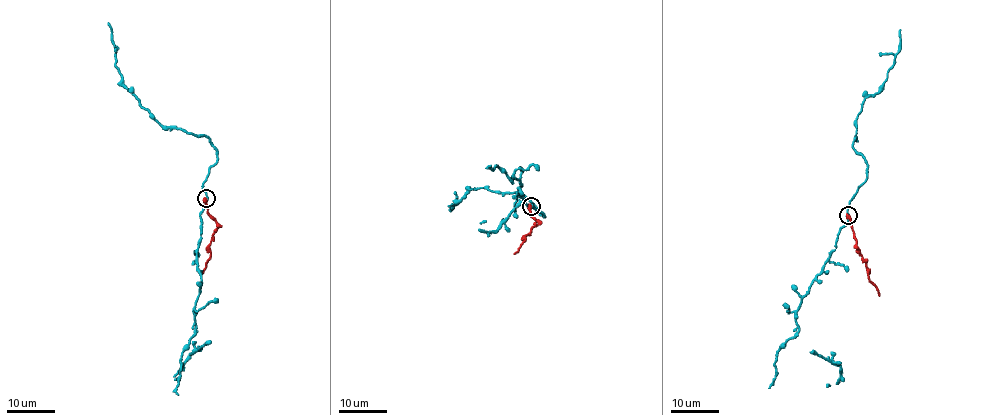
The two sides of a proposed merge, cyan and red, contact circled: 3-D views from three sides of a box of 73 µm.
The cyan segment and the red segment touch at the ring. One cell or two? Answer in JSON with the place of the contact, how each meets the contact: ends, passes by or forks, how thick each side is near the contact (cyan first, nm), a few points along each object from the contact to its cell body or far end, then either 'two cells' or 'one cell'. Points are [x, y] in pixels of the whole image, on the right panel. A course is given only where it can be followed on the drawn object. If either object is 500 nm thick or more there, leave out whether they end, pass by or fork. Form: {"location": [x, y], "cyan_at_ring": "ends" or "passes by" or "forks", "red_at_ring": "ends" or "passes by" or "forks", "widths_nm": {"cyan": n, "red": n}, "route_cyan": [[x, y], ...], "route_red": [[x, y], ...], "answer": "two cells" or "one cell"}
{"location": [848, 215], "widths_nm": {"cyan": 280, "red": 500}, "route_cyan": [[848, 215], [849, 200], [867, 177], [867, 166], [852, 147], [857, 115], [862, 101], [887, 77], [901, 29]], "route_red": [[848, 215], [869, 281], [879, 295]], "answer": "two cells"}

